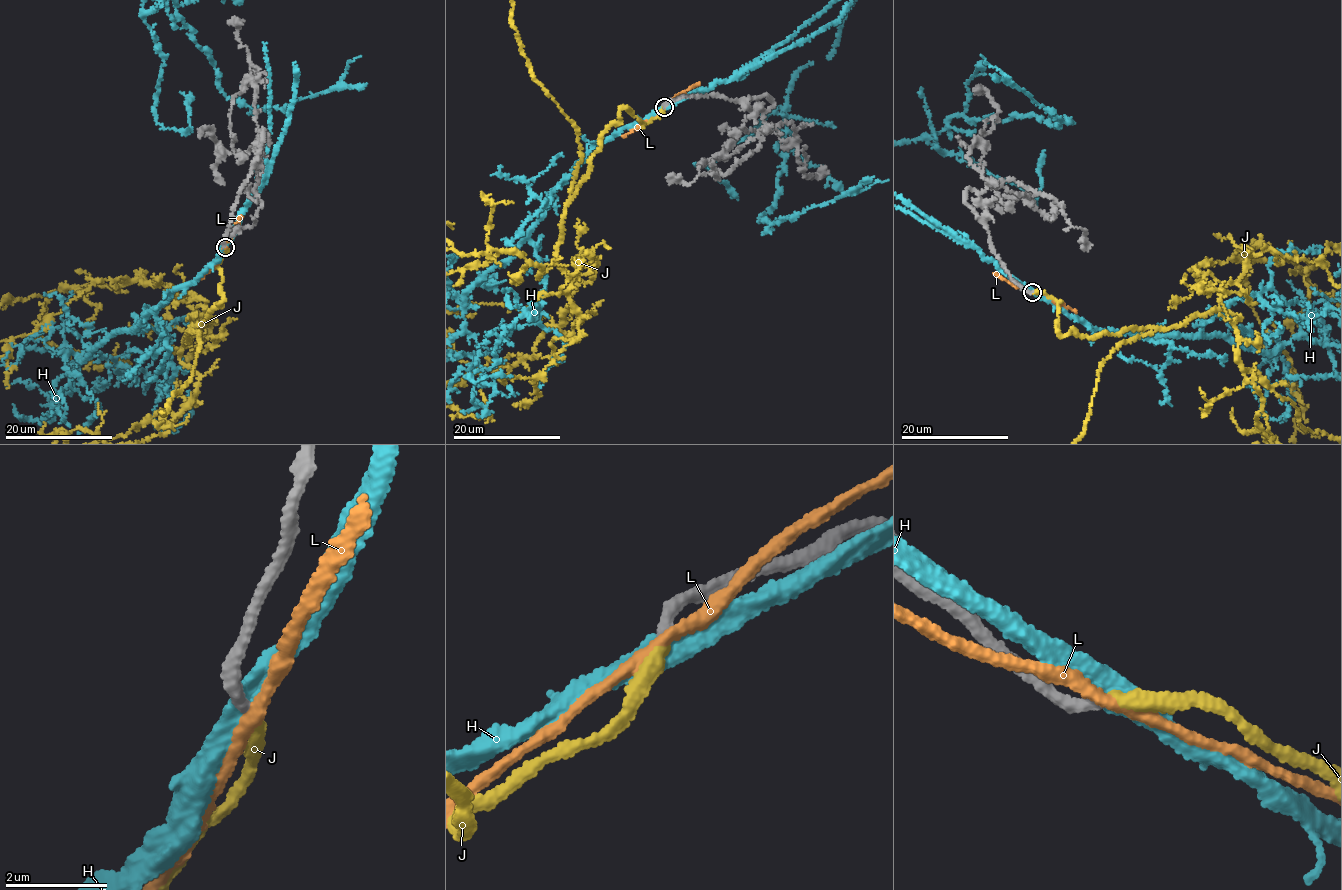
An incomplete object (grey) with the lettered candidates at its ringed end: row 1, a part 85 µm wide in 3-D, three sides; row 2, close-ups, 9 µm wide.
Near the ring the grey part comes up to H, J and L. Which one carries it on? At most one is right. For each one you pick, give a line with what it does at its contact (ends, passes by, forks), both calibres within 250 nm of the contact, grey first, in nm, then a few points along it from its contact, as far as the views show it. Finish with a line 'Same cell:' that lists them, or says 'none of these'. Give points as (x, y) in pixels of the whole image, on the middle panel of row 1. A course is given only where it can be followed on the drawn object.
J: it ends | 240/240 nm
Same cell: J

